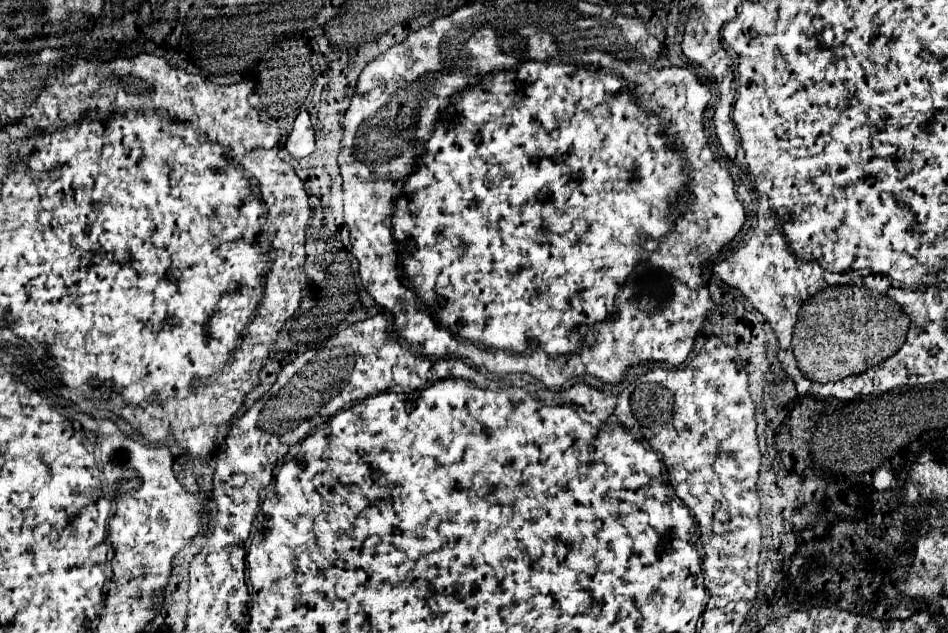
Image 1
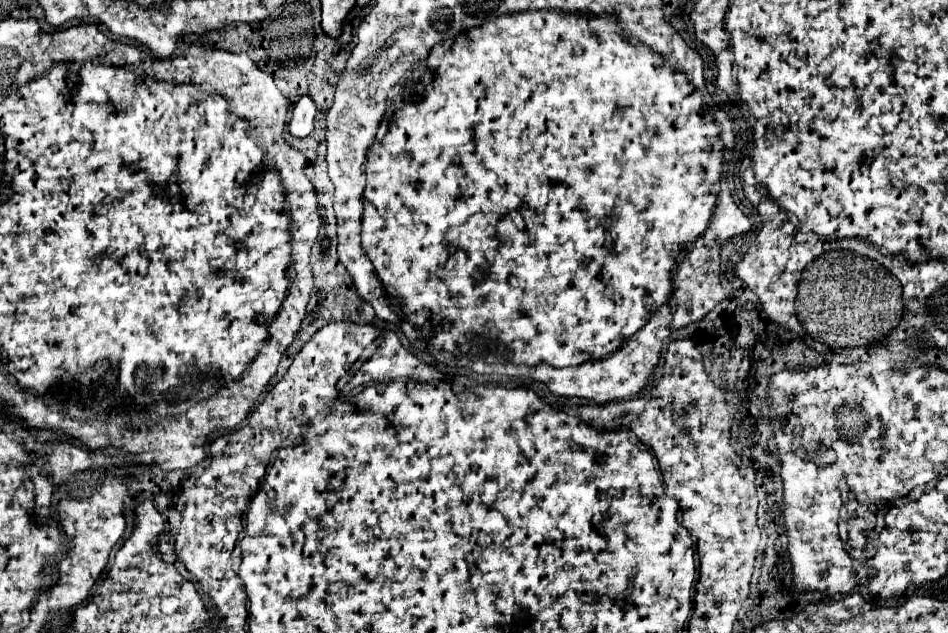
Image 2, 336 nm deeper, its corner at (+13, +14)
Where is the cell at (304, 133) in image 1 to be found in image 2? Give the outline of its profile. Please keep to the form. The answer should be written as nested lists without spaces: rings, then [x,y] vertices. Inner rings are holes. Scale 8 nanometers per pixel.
[[[303,95],[293,107],[293,117],[289,121],[289,133],[293,137],[307,137],[313,131],[315,113],[317,113],[317,109],[315,109],[313,99]]]

